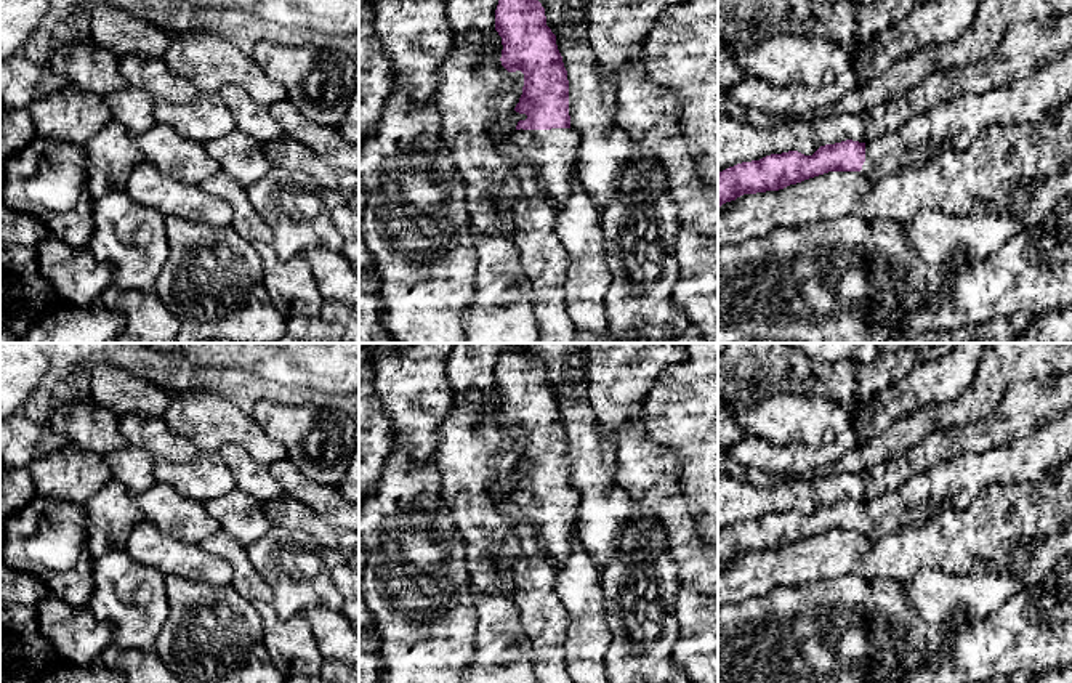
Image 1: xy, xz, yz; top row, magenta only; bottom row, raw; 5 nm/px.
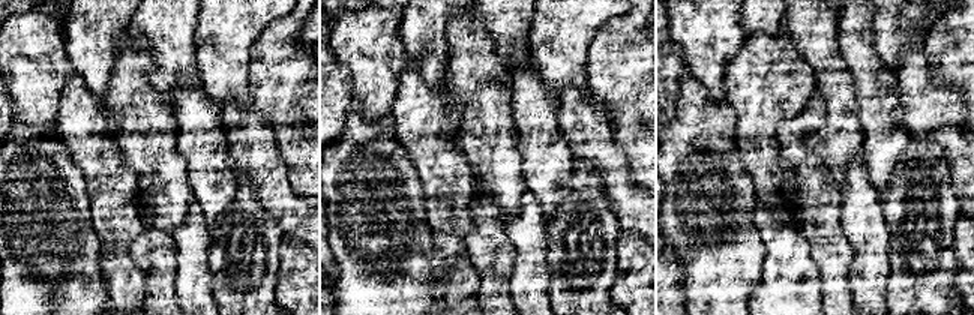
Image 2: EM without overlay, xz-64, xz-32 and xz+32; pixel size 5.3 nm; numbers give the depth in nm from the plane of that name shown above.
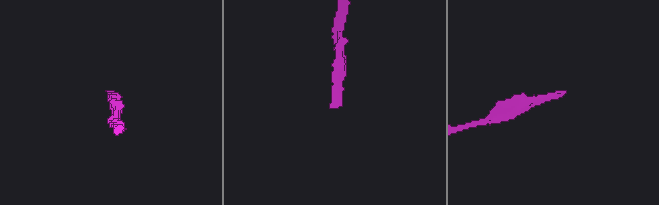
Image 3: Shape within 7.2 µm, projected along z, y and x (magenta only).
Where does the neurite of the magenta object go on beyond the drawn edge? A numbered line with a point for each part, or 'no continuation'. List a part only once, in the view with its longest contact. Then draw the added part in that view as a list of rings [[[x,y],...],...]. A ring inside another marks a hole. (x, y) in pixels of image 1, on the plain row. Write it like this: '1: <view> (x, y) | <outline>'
1: xz (552, 512) | [[[574,487],[516,489],[513,503],[538,534],[542,548],[553,558],[556,569],[572,552],[580,492]]]

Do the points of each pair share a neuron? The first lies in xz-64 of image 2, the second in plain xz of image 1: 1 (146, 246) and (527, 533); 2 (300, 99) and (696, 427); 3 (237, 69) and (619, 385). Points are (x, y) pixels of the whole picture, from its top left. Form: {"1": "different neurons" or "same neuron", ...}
{"1": "same neuron", "2": "same neuron", "3": "same neuron"}

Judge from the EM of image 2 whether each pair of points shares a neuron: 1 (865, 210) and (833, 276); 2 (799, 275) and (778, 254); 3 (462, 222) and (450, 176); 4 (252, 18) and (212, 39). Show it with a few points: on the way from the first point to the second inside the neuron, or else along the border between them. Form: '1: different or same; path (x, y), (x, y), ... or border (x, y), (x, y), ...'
1: different; border (841, 209), (841, 228), (854, 249), (850, 279)
2: same; path (794, 270), (782, 258)
3: same; path (456, 210), (450, 201), (450, 188)
4: same; path (242, 18), (236, 18), (222, 32)

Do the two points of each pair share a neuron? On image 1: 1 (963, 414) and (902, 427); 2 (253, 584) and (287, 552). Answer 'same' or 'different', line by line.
1: same
2: different

